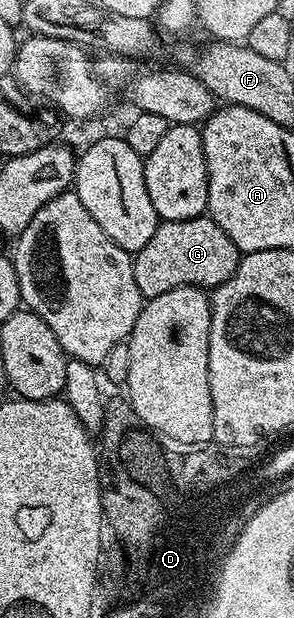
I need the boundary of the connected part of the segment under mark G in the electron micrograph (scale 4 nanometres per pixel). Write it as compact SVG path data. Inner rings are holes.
M209 216L192 220L159 221L156 232L152 232L152 240L148 240L148 244L144 244L144 248L140 248L133 255L136 288L140 288L142 297L146 300L181 286L213 288L224 284L224 280L228 280L232 272L236 272L239 257L240 251L236 248L236 244L232 244L228 232L224 232L224 228L220 228L220 224L216 224Z

